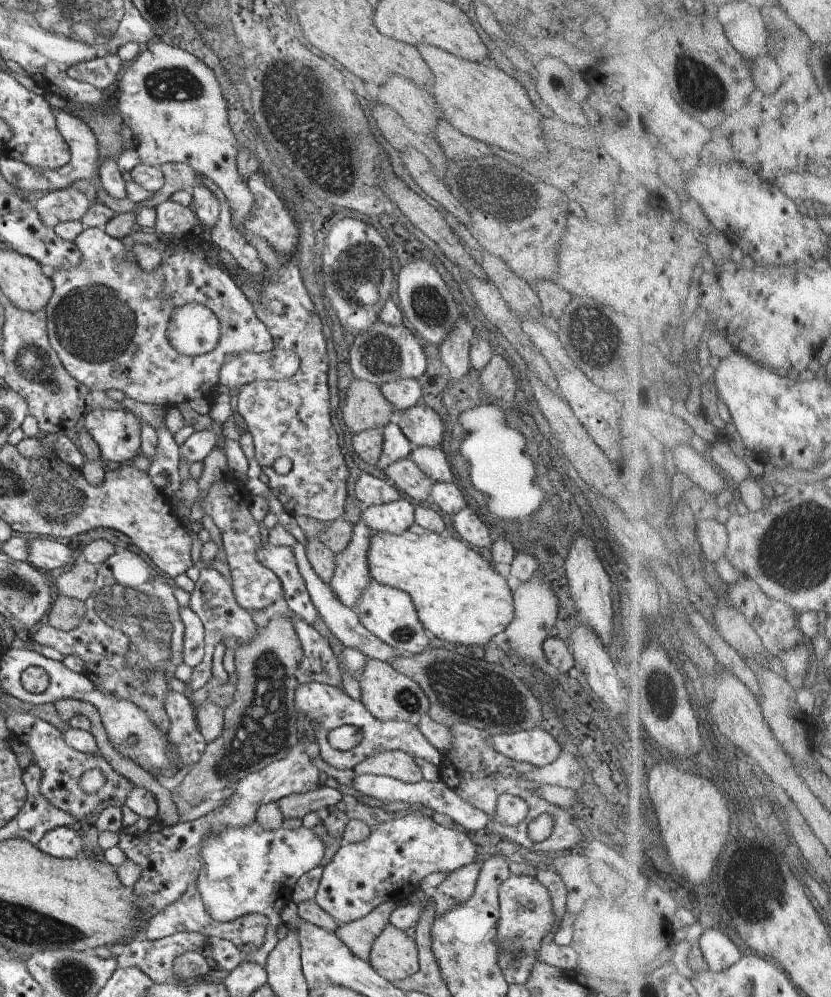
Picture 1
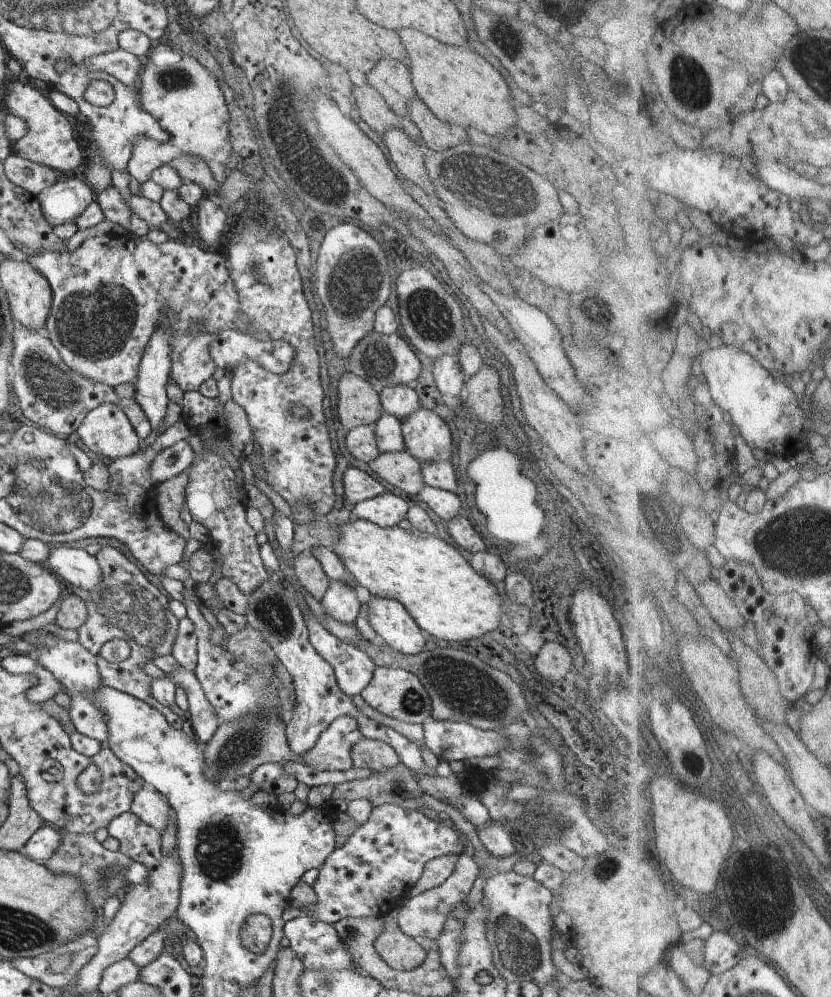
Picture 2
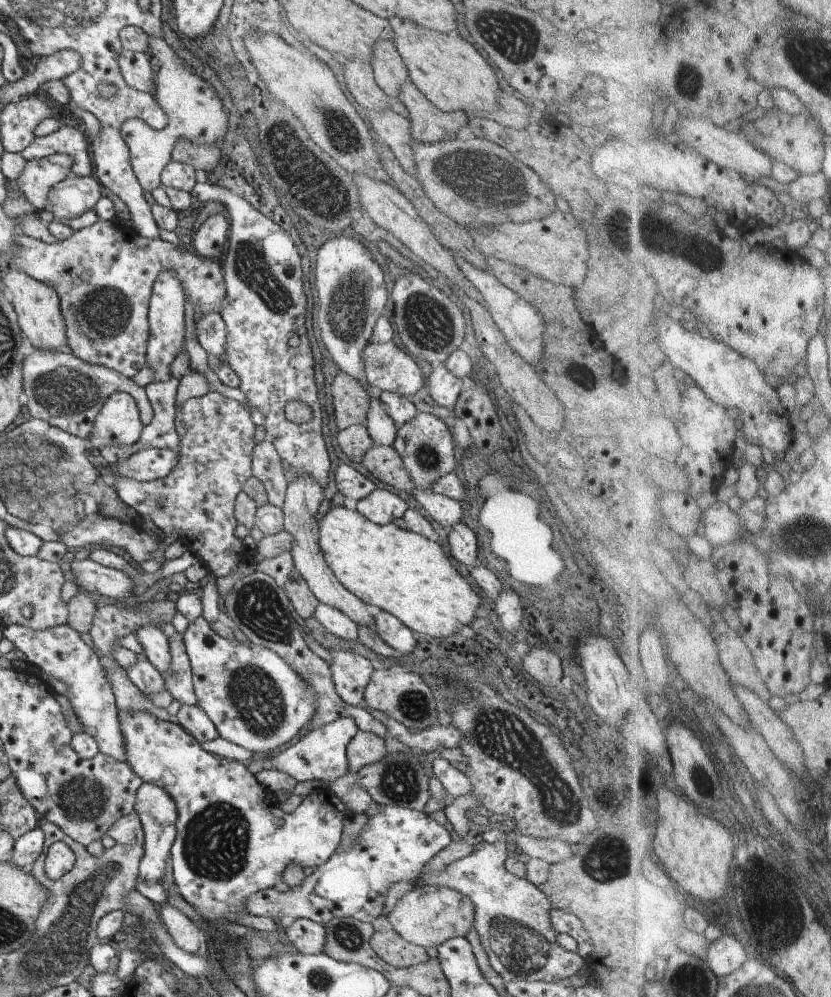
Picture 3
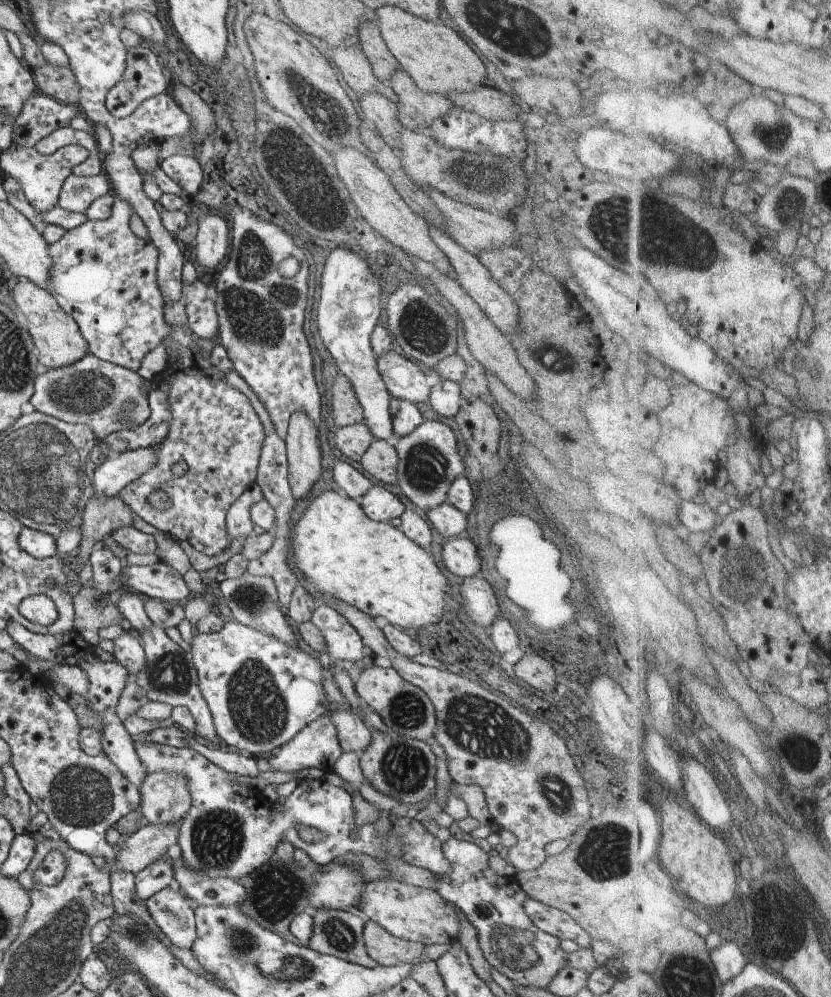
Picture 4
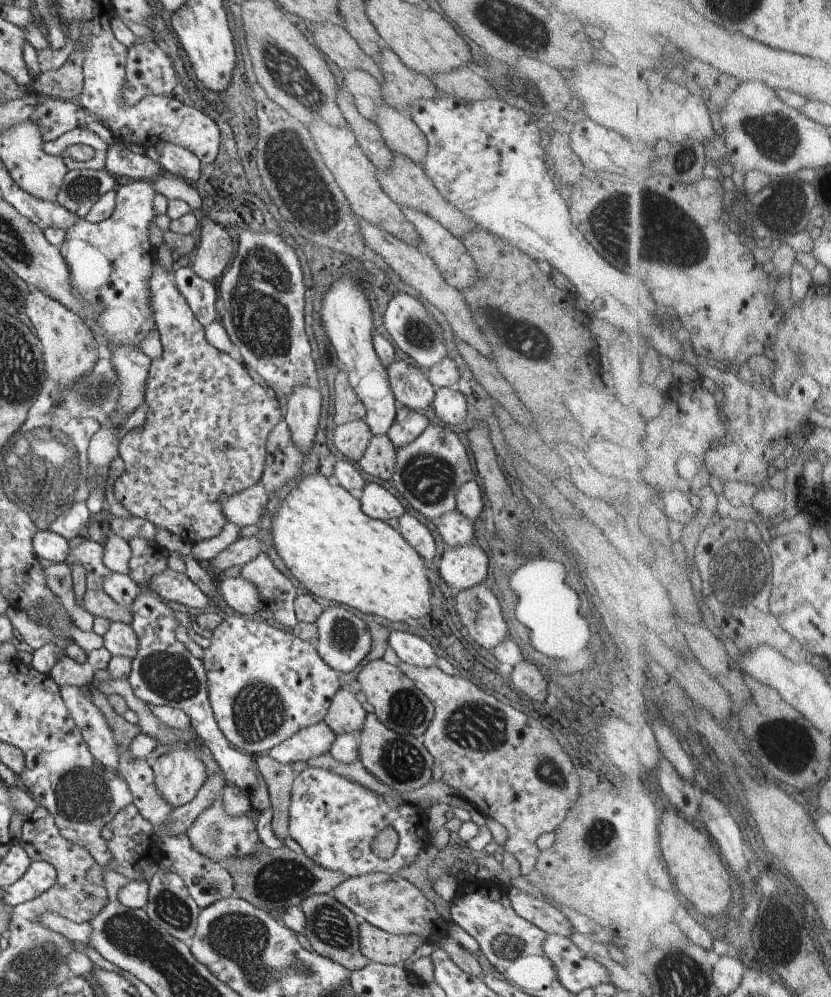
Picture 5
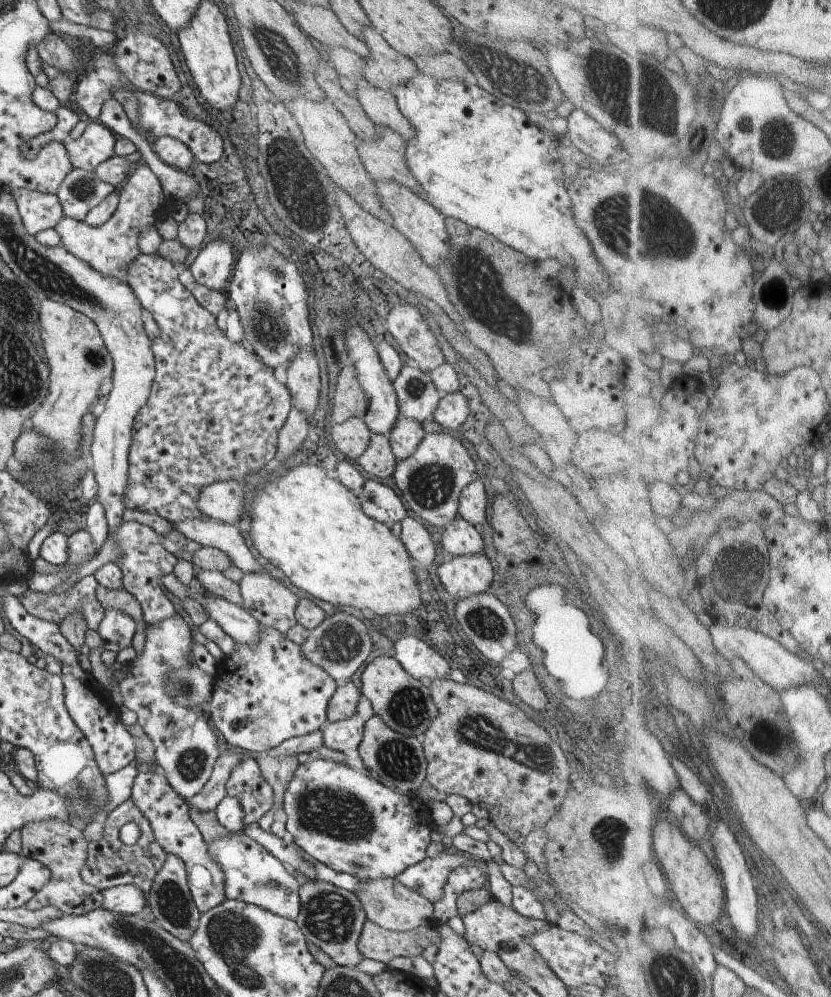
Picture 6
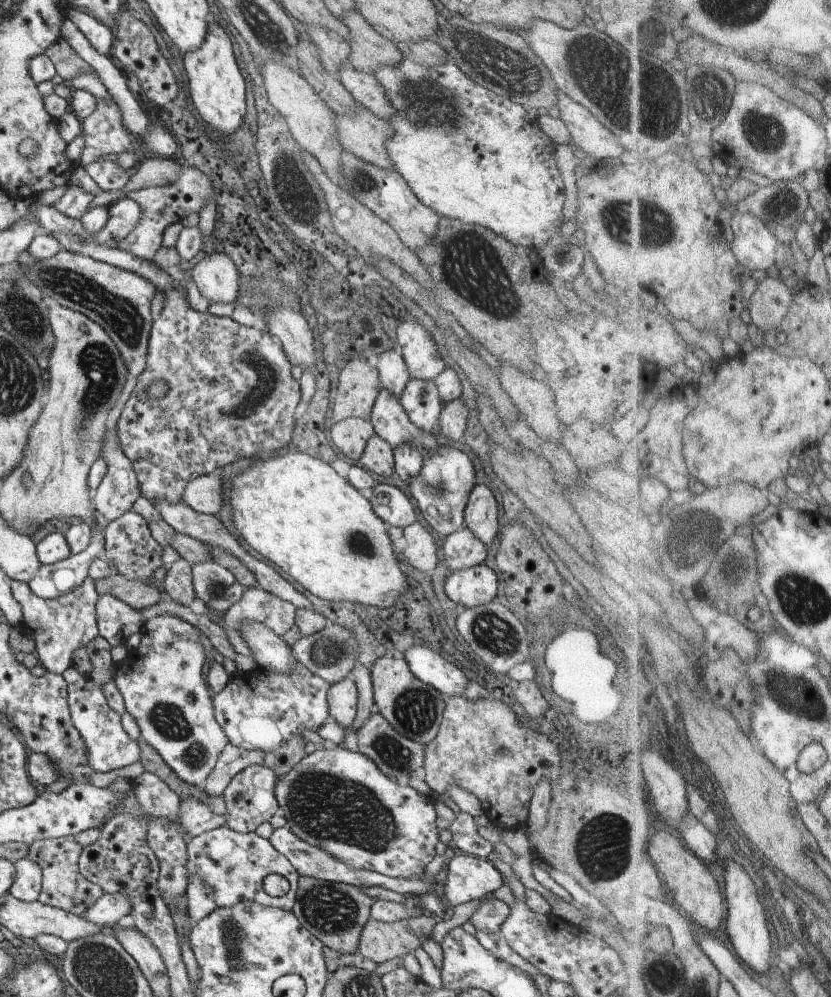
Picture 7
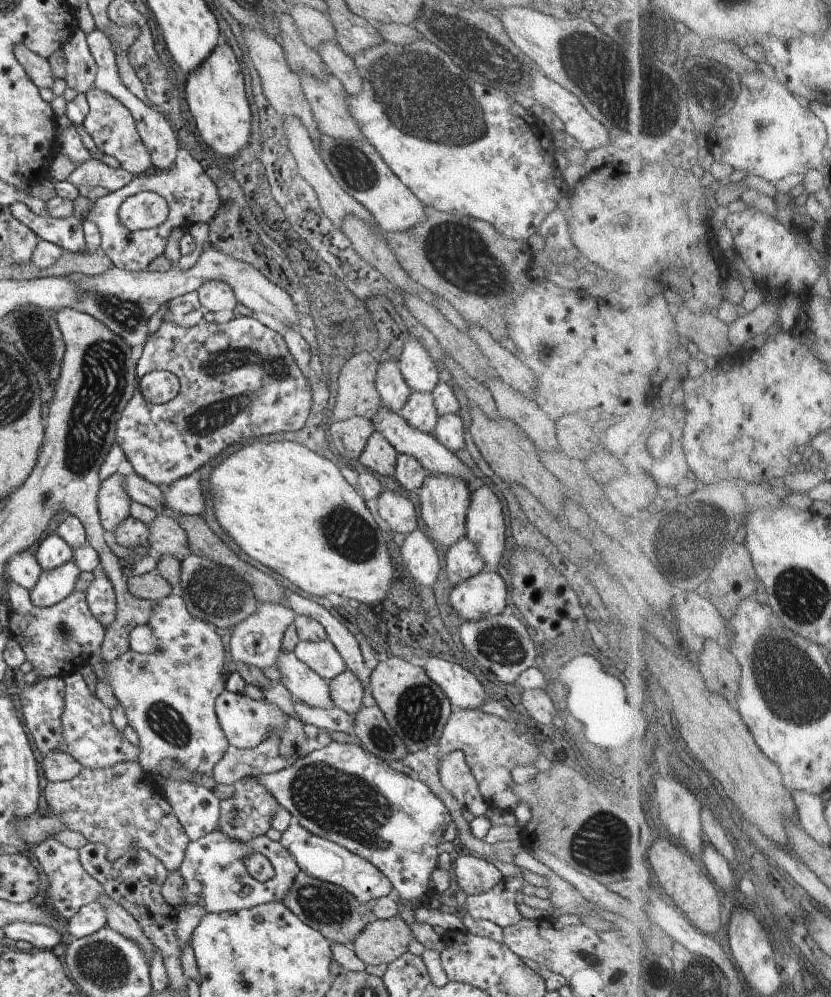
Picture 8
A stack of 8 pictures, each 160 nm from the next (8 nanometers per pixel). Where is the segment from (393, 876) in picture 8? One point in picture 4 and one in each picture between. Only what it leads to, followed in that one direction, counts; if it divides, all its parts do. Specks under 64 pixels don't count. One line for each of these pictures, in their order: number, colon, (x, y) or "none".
4: (229, 831)
5: (343, 826)
6: (340, 816)
7: (334, 799)

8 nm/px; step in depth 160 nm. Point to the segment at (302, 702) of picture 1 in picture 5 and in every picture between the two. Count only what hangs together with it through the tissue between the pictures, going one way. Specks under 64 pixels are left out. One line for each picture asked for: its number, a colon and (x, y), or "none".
2: (332, 751)
3: (320, 755)
4: (316, 746)
5: (313, 741)

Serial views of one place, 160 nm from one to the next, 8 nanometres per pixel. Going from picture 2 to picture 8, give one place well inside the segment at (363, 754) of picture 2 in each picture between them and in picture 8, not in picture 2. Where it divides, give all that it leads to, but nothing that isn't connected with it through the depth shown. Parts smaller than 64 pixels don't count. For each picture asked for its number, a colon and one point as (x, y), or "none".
3: (365, 748)
4: (353, 735)
5: (346, 714)
6: (343, 703)
7: (342, 697)
8: (346, 691)

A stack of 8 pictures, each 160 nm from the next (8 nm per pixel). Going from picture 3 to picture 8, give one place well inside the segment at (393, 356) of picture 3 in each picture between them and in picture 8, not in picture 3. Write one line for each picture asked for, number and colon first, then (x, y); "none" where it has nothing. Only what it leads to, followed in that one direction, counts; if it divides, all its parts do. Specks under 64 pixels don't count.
4: (404, 380)
5: (410, 385)
6: (418, 397)
7: (421, 400)
8: (419, 411)

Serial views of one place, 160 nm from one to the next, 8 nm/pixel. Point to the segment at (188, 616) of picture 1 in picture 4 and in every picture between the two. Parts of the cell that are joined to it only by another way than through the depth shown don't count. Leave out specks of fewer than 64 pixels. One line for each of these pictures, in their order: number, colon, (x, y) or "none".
2: (184, 649)
3: (178, 683)
4: (169, 677)

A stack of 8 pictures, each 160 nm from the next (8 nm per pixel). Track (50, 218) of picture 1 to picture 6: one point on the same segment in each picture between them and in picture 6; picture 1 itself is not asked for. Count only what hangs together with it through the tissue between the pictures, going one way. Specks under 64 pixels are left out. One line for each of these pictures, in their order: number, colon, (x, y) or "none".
2: (65, 201)
3: (74, 196)
4: (77, 193)
5: (79, 190)
6: (81, 190)

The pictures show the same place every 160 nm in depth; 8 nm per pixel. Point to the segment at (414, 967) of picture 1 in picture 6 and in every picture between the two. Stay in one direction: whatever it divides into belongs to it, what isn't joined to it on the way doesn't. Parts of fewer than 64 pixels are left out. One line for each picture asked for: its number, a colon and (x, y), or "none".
2: (400, 952)
3: (395, 951)
4: (386, 950)
5: (376, 945)
6: (376, 943)

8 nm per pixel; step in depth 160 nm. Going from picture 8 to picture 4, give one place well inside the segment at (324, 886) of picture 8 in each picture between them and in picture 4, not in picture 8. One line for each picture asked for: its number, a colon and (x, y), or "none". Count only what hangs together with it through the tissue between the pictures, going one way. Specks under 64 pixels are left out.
4: (339, 933)
5: (333, 930)
6: (332, 918)
7: (335, 913)

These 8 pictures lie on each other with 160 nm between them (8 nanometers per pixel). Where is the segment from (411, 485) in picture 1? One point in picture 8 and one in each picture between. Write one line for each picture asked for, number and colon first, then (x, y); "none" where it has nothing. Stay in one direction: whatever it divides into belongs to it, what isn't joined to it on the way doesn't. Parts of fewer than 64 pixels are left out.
2: (400, 469)
3: (384, 463)
4: (380, 461)
5: (379, 460)
6: (378, 459)
7: (378, 457)
8: (379, 455)

